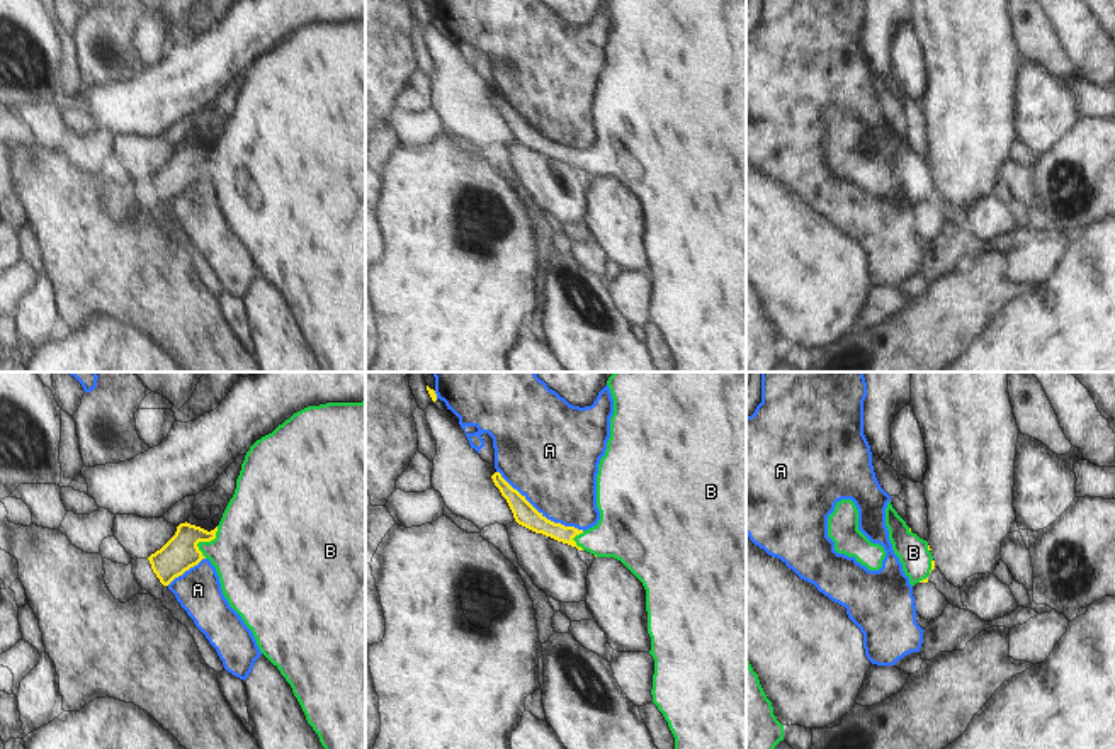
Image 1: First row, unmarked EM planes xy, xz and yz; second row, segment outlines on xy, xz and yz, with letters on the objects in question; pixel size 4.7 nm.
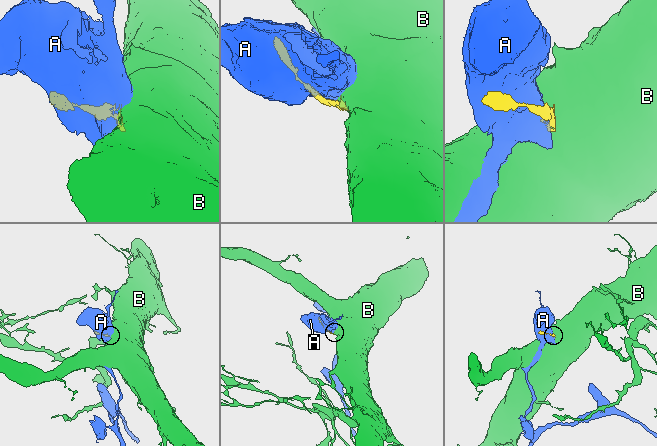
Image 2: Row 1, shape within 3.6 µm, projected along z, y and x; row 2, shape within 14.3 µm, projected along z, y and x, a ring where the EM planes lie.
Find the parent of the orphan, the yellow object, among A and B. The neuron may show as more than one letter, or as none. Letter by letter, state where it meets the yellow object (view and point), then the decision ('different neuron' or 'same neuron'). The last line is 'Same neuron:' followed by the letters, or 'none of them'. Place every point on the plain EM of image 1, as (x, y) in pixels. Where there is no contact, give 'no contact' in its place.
A: xz (541, 133) | different neuron
B: xy (204, 160) | same neuron
Same neuron: B

